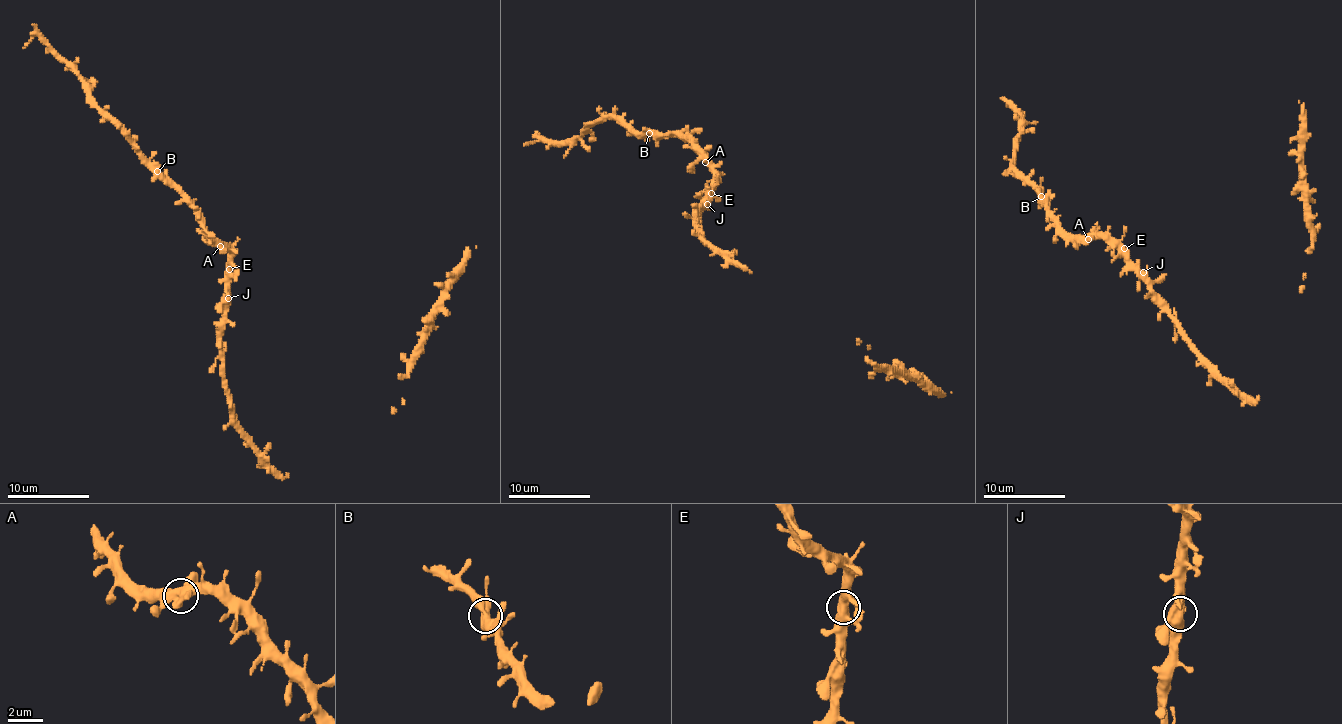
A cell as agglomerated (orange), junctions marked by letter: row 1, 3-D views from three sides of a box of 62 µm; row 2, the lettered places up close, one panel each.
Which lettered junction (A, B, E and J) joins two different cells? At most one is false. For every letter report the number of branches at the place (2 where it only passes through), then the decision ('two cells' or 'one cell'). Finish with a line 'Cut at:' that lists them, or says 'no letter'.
A: 4 | one cell
B: 4 | one cell
E: 4 | one cell
J: 4 | one cell
Cut at: no letter

